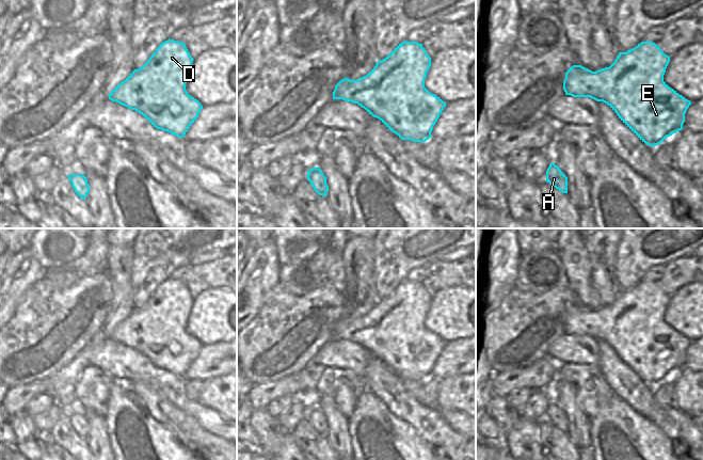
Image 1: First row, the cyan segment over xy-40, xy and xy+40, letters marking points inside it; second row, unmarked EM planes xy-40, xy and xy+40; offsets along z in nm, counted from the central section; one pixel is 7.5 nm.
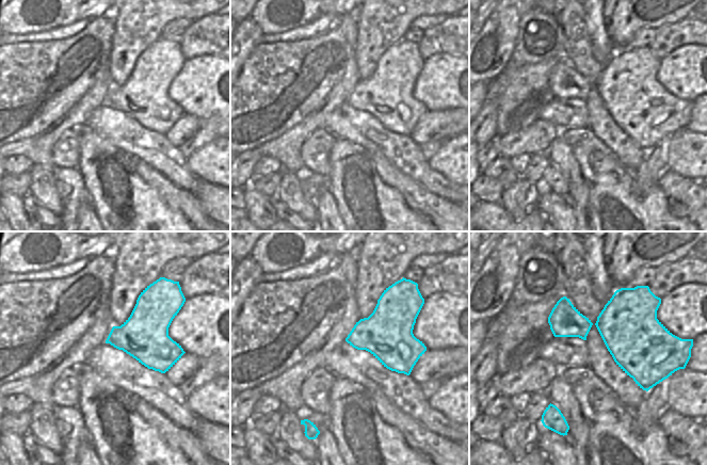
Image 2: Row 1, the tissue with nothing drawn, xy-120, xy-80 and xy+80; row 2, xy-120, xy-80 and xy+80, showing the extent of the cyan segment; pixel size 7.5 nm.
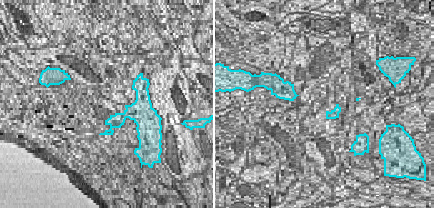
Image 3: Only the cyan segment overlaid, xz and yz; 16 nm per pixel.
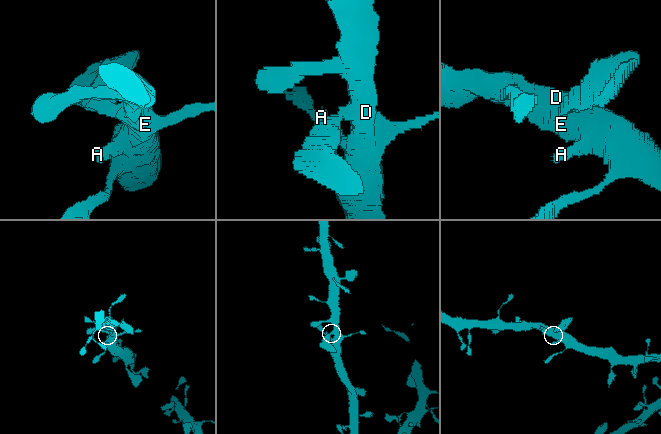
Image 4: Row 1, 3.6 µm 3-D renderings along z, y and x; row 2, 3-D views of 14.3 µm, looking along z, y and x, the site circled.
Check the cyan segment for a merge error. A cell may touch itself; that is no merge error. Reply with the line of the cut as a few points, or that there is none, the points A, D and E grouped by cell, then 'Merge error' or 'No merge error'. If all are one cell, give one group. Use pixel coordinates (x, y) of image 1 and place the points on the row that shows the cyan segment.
No split. Groups: A D E. No merge error

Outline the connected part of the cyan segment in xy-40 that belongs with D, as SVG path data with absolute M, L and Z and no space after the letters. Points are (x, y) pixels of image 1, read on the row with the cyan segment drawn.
M169 38L158 46L142 67L134 69L111 91L109 99L135 110L157 129L183 138L203 109L186 90L193 60L185 43Z

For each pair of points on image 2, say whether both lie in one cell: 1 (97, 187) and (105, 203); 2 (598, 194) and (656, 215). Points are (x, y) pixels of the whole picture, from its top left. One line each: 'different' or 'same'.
1: same
2: same

